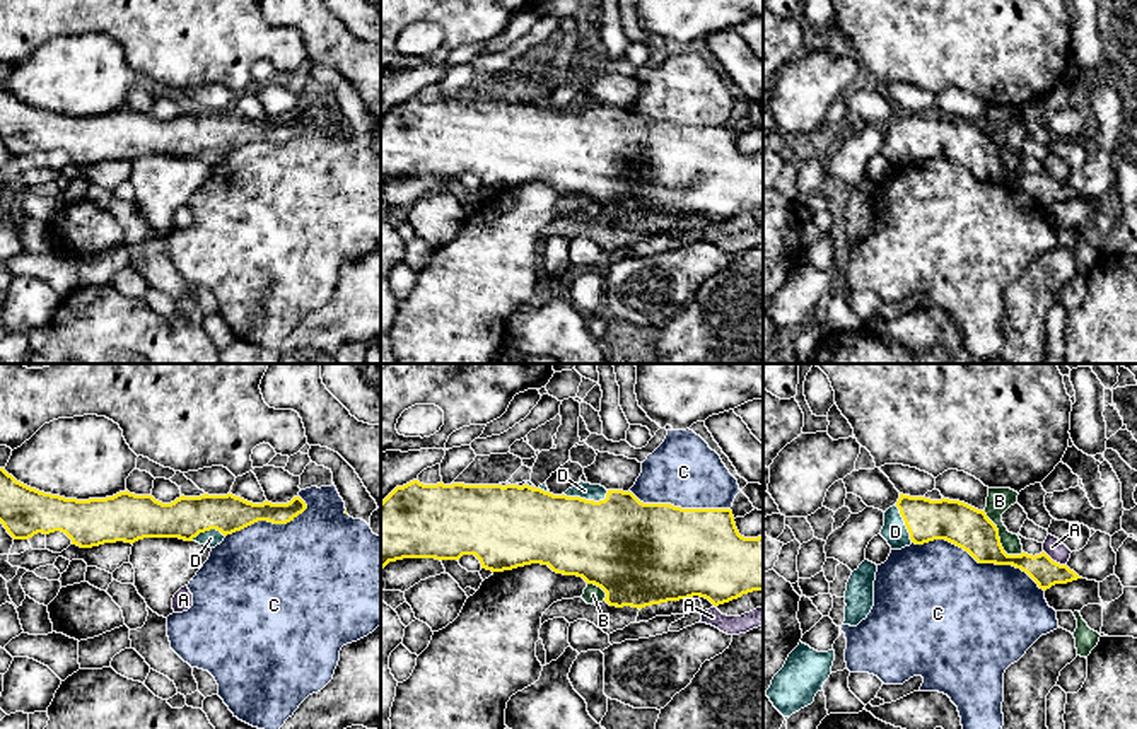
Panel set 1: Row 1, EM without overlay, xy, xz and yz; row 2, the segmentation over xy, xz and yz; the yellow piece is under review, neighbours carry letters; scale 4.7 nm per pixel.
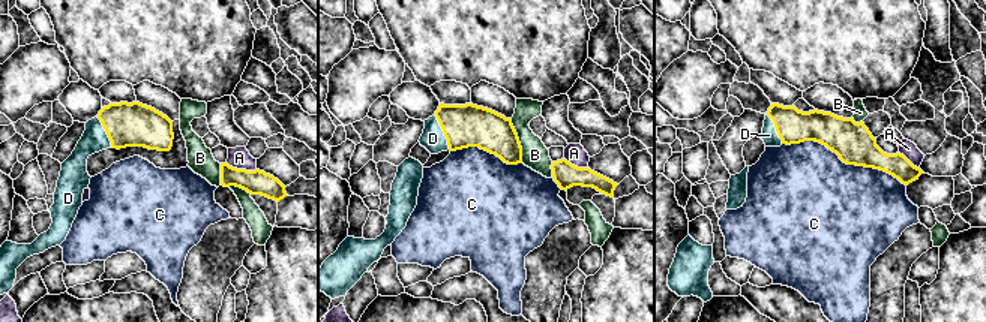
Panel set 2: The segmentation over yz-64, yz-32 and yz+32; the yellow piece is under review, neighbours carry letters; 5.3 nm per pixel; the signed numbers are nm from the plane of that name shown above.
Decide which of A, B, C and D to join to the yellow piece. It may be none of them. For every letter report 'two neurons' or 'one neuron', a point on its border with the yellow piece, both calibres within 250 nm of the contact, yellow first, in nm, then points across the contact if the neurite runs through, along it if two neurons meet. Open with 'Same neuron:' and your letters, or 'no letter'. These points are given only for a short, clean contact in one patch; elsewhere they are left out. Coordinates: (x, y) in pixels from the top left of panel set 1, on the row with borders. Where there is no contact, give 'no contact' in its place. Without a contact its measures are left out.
Same neuron: D
A: two neurons | yz (1055, 562) | 140/90 nm
B: two neurons | yz (999, 538) | 200/110 nm
C: two neurons | yz (979, 562) | 200/500 nm
D: one neuron | xz (586, 501) | 440/80 nm | across xz (617, 543), (586, 513), (586, 501), (584, 490)

